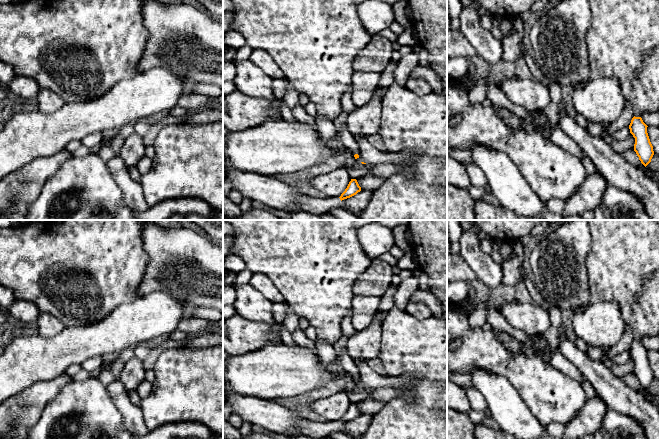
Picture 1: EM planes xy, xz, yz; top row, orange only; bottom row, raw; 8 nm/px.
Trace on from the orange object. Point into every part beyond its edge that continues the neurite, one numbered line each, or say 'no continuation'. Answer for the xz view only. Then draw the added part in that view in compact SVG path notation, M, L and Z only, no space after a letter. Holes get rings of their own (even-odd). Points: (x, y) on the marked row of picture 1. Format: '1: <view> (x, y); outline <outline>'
1: xz (344, 138); outline M340 127L334 138L334 141L340 146L347 148L354 155L359 152L359 146L354 136L348 132L344 127Z

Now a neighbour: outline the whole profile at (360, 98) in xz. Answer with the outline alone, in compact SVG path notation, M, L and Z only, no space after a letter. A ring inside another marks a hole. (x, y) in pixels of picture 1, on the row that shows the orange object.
M353 90L351 92L353 103L357 107L366 105L373 95L373 91Z

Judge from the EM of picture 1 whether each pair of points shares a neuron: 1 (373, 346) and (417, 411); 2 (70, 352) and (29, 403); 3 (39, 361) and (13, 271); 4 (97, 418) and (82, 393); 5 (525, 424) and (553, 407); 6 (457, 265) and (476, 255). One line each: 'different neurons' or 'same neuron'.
1: different neurons
2: different neurons
3: different neurons
4: same neuron
5: different neurons
6: different neurons

